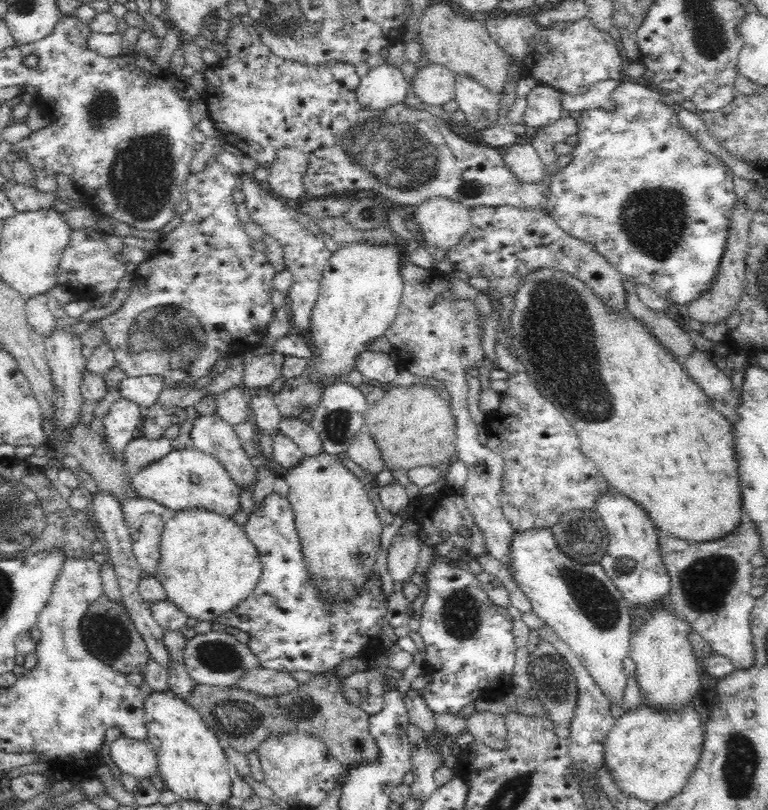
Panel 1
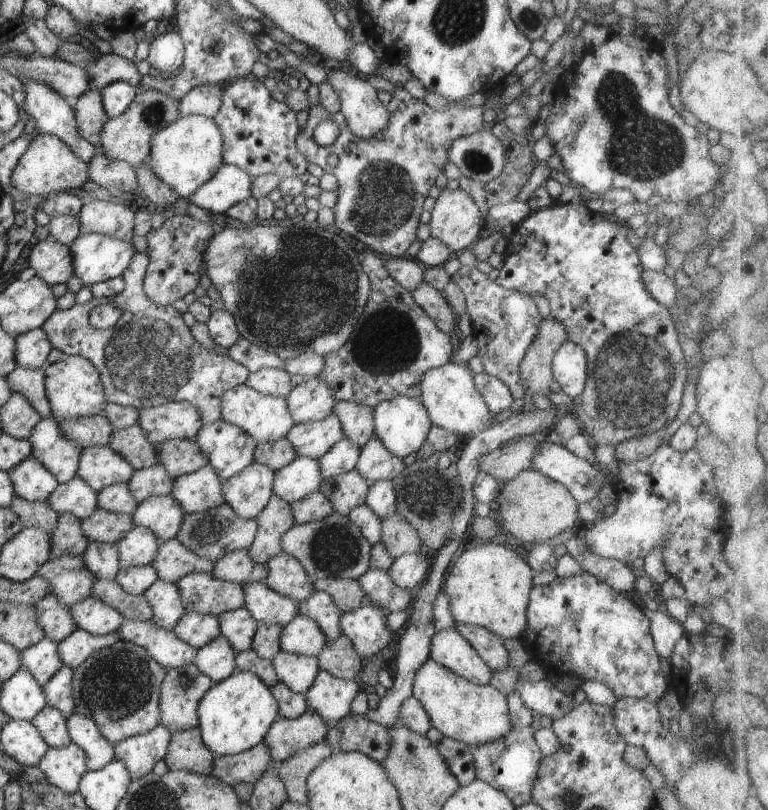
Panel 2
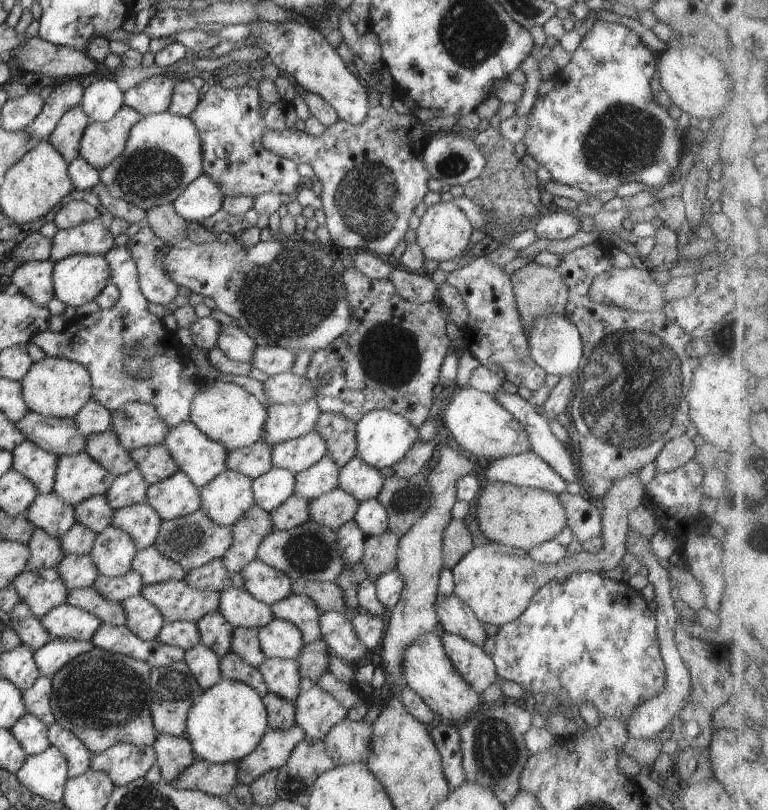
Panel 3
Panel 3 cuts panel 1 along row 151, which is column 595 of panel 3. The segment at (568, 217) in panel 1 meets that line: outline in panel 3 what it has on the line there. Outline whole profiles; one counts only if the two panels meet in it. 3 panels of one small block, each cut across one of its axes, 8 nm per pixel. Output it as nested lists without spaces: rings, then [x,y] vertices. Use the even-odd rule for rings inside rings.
[[[576,572],[571,573],[564,581],[548,582],[545,586],[542,586],[532,596],[532,601],[526,611],[517,619],[502,624],[498,628],[498,632],[493,637],[487,637],[482,644],[482,650],[492,658],[496,668],[496,674],[498,678],[505,678],[510,681],[516,682],[516,684],[522,685],[526,694],[548,694],[548,692],[554,692],[560,700],[560,708],[564,709],[571,715],[573,709],[582,704],[582,702],[592,702],[598,709],[600,718],[611,717],[619,719],[622,723],[627,724],[629,717],[633,714],[633,710],[636,709],[642,702],[649,700],[664,690],[668,671],[665,668],[662,656],[660,653],[659,643],[657,640],[657,619],[654,612],[648,609],[647,602],[641,596],[641,592],[630,587],[625,582],[614,582],[614,580],[602,578],[600,573],[594,572]]]

